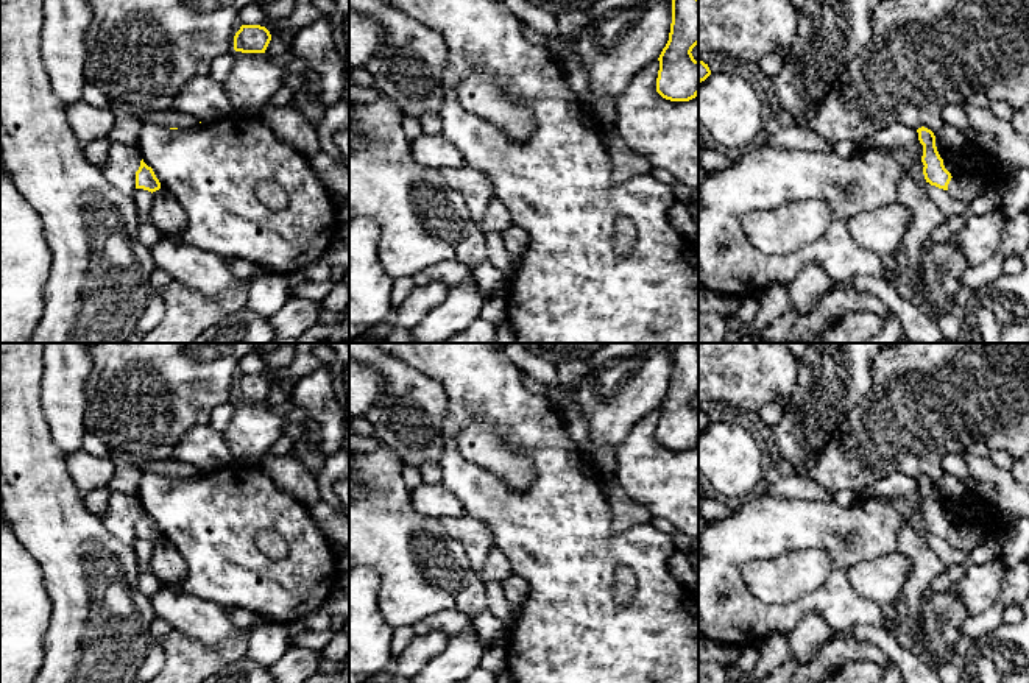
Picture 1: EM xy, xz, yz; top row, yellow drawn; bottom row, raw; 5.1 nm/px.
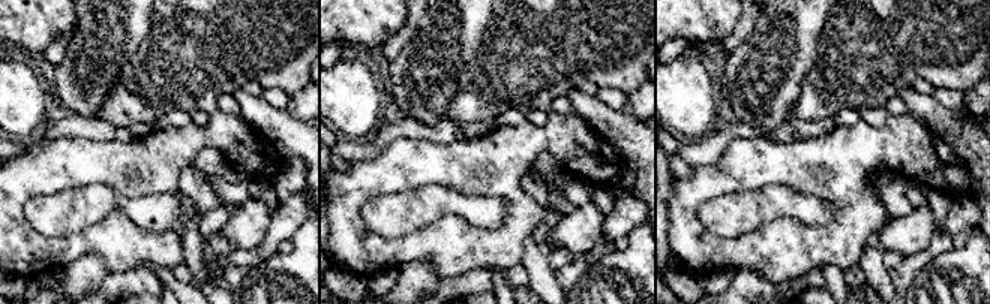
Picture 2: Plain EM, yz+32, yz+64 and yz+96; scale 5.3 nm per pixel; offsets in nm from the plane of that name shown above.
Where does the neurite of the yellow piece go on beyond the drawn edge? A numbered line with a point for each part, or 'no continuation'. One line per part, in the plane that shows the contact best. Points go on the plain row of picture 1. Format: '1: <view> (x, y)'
no continuation

